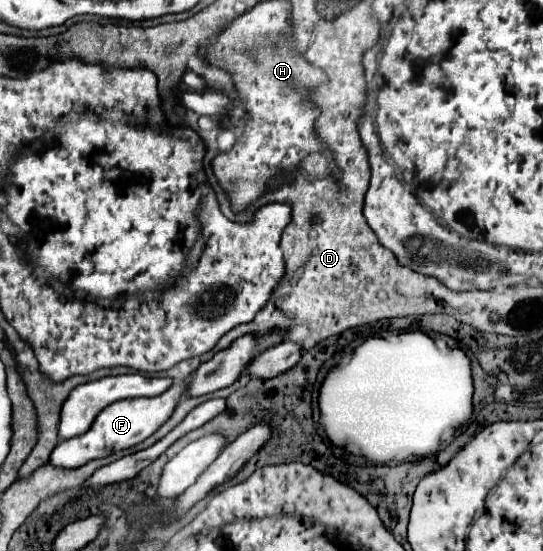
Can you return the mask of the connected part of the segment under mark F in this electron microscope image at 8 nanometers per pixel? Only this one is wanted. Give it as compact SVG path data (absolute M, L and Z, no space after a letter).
M189 379L173 383L163 395L157 397L143 397L143 399L125 399L125 401L117 401L109 407L105 407L97 419L93 421L93 425L89 427L87 433L71 437L61 441L55 451L51 453L49 463L55 467L65 467L65 469L75 469L85 465L91 459L99 459L99 457L109 457L115 451L123 451L129 447L135 447L137 443L141 443L143 439L147 439L149 435L153 435L175 411L175 407L179 405L179 401L185 395L185 389L189 385Z

